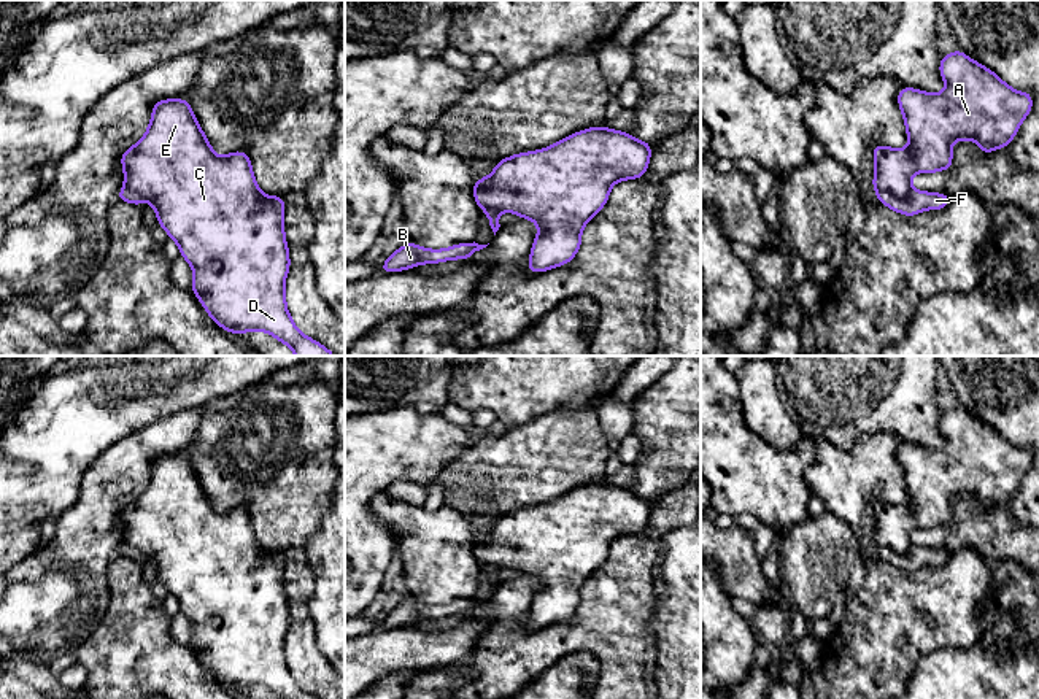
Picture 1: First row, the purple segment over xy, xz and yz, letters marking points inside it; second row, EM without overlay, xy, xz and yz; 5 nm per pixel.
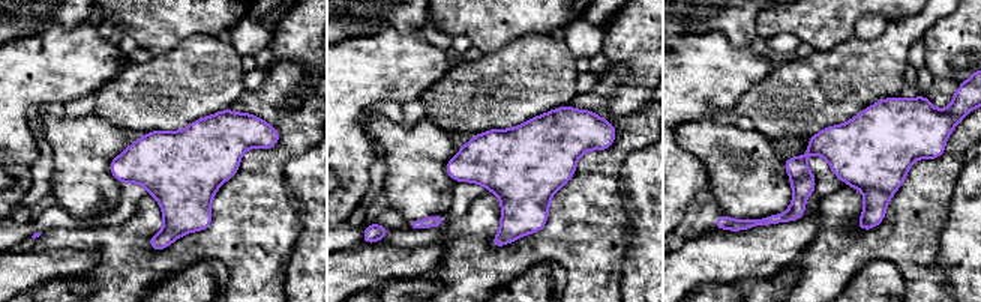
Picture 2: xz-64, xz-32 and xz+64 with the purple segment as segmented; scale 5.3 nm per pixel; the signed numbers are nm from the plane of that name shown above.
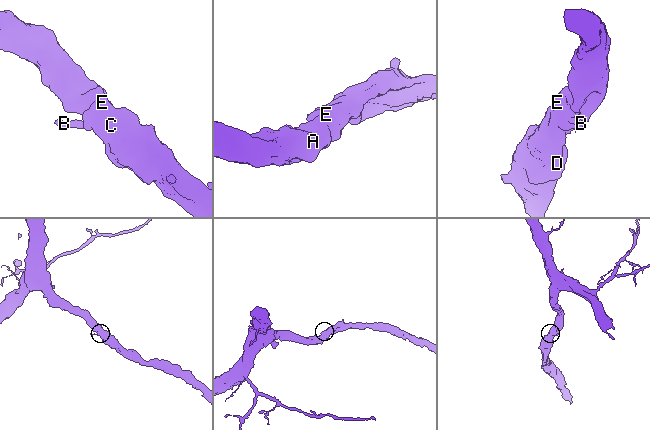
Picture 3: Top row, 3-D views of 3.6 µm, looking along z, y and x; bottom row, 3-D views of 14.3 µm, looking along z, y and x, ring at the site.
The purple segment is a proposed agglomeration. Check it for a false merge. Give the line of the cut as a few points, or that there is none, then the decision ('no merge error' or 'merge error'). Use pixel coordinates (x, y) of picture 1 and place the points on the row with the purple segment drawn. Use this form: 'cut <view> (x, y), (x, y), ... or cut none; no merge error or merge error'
cut yz (877, 191), (887, 191), (895, 196), (911, 194); merge error

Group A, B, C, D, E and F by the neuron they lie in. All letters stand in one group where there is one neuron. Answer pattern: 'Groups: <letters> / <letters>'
Groups: A C D E / B F

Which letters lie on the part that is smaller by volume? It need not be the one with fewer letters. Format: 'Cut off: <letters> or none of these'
Cut off: B, F

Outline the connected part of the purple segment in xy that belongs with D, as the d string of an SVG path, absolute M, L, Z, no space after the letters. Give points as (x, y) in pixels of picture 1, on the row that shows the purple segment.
M167 98L153 105L153 116L145 137L121 154L126 187L153 203L157 224L180 246L180 254L194 270L194 292L208 316L224 330L237 335L264 330L288 345L295 356L335 356L295 327L288 308L284 281L291 267L284 237L284 197L265 195L251 168L249 156L235 151L219 157L211 149L186 98Z

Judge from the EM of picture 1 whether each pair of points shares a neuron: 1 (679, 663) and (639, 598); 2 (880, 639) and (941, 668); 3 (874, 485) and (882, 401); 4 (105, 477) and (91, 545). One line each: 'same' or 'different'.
1: different
2: different
3: different
4: same

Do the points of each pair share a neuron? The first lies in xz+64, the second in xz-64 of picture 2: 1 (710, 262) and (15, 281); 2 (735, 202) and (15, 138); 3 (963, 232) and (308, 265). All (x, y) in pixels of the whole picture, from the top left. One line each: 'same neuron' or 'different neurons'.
1: same neuron
2: different neurons
3: same neuron

